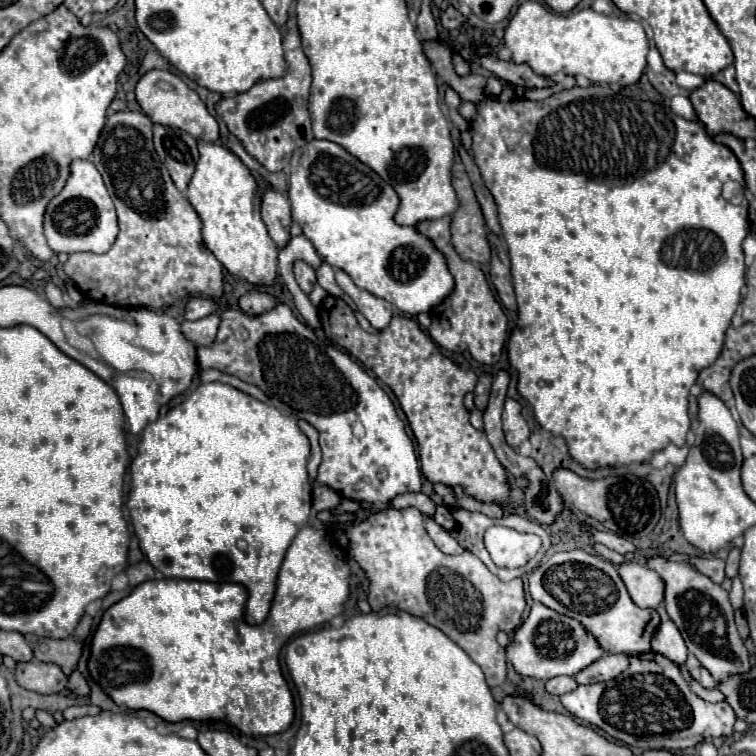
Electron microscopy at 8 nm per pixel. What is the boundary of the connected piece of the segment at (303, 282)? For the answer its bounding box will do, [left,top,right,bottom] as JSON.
[294,260,316,294]

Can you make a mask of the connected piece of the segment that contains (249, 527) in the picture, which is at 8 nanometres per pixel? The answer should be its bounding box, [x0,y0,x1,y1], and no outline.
[126,382,312,626]

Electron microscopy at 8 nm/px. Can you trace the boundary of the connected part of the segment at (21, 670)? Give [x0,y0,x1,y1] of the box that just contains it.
[14,660,68,694]

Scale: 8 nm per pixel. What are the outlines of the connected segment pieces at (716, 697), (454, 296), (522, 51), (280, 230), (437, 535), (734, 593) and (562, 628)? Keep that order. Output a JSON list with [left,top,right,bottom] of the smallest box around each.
[[680,666,724,702],[416,216,508,364],[504,2,648,84],[262,186,290,248],[426,518,464,554],[730,578,742,608],[506,602,604,680]]

